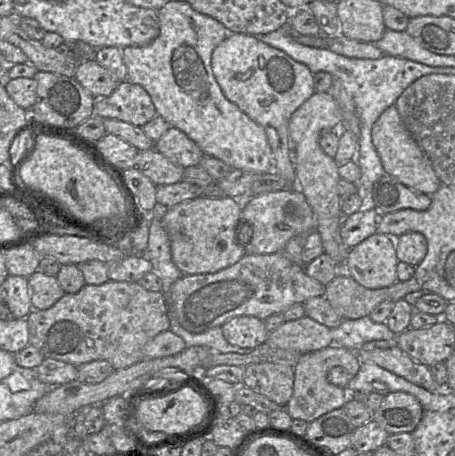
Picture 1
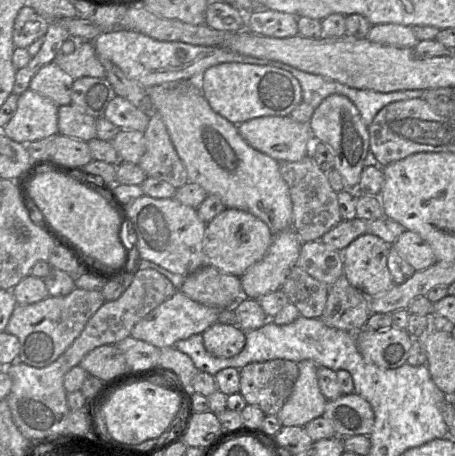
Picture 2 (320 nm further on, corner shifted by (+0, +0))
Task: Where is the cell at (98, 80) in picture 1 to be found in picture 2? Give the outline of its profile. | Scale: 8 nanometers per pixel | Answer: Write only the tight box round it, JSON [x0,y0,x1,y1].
[29,64,75,106]

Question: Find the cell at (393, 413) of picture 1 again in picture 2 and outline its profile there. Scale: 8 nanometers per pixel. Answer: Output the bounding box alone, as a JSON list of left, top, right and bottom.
[322,393,375,437]

